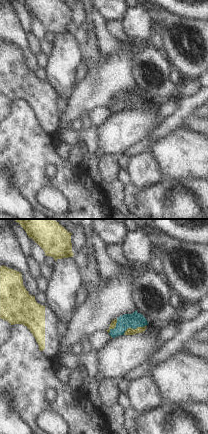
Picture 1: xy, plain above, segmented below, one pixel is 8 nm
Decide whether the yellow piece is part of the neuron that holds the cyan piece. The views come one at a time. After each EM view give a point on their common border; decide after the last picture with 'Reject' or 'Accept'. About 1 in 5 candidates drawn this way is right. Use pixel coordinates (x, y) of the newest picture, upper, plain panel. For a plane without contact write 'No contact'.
Touches cyan at (134, 104)

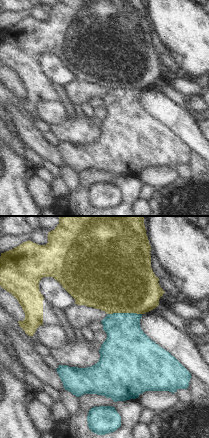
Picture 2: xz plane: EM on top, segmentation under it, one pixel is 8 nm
Touches cyan at (124, 89)

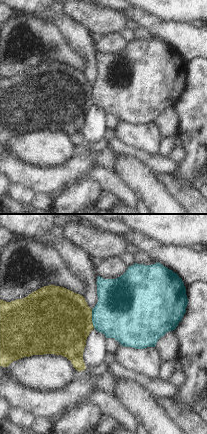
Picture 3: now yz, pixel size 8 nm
Touches cyan at (92, 95)

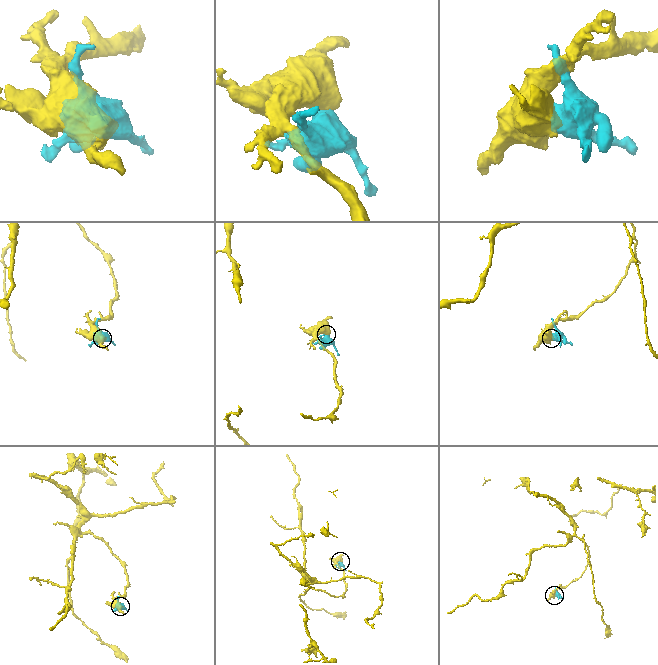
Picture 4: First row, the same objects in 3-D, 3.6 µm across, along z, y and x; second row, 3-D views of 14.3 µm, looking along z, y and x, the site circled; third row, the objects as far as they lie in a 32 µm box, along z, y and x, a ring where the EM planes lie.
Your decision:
Reject

